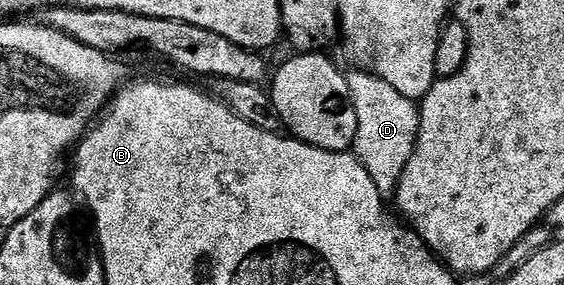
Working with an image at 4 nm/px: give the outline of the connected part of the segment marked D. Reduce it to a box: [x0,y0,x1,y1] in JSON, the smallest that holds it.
[347,71,420,195]

